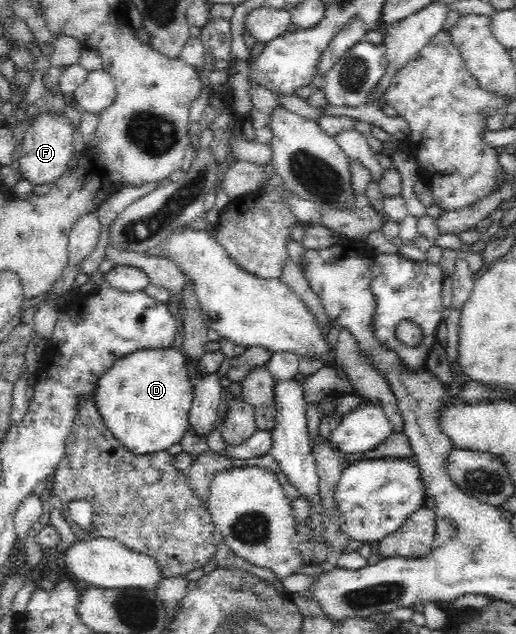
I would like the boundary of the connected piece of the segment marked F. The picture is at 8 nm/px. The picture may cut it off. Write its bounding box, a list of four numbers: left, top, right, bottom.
[16,111,75,186]

